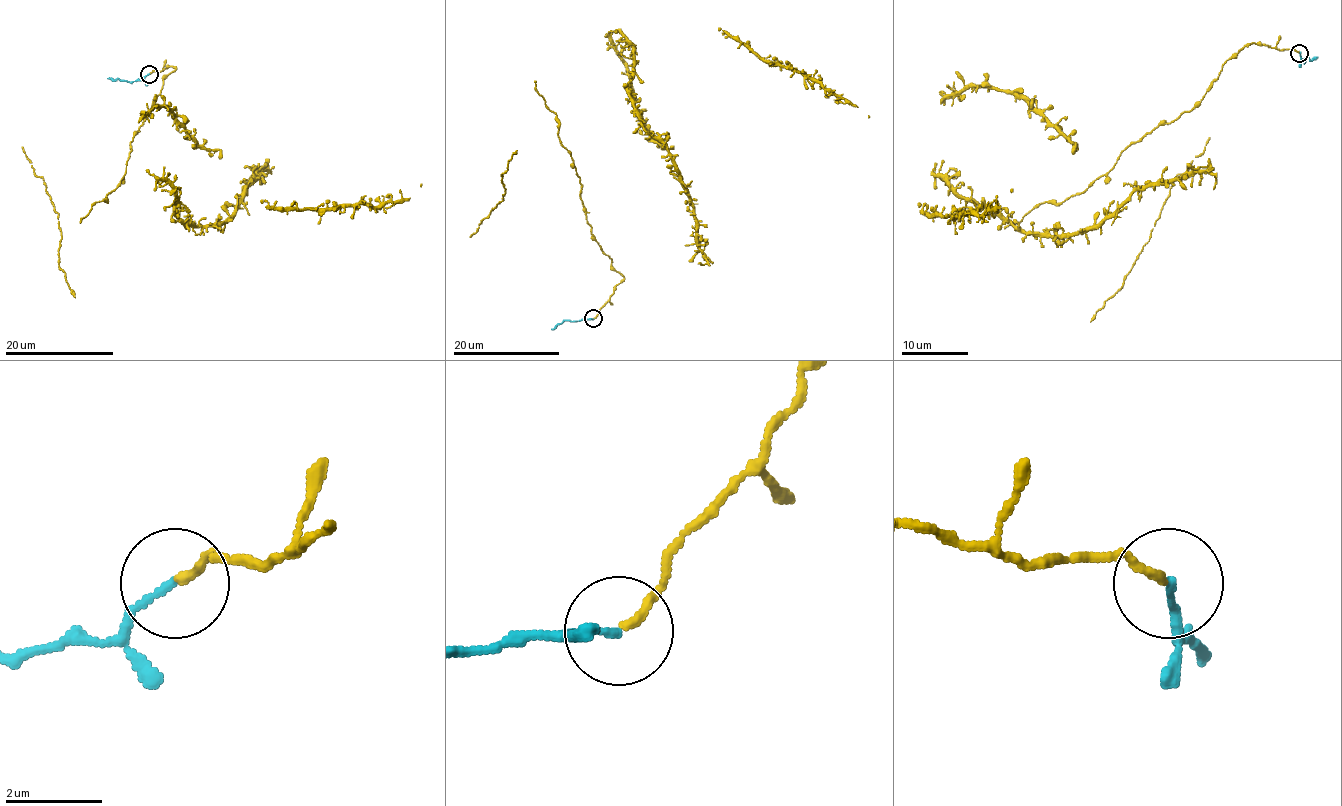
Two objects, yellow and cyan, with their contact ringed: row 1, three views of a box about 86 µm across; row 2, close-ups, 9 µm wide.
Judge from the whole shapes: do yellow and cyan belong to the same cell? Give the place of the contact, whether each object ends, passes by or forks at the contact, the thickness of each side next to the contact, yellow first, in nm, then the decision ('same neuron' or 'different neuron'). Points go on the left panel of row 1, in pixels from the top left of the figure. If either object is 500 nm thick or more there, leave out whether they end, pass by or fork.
place (149, 74); yellow ends; cyan ends; calibres 170 and 140 nm; same neuron

